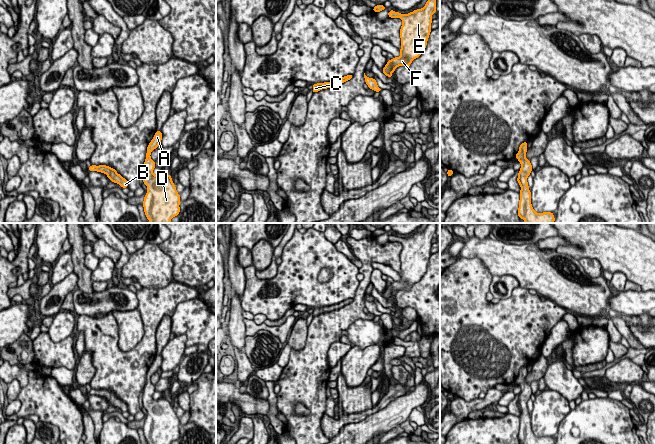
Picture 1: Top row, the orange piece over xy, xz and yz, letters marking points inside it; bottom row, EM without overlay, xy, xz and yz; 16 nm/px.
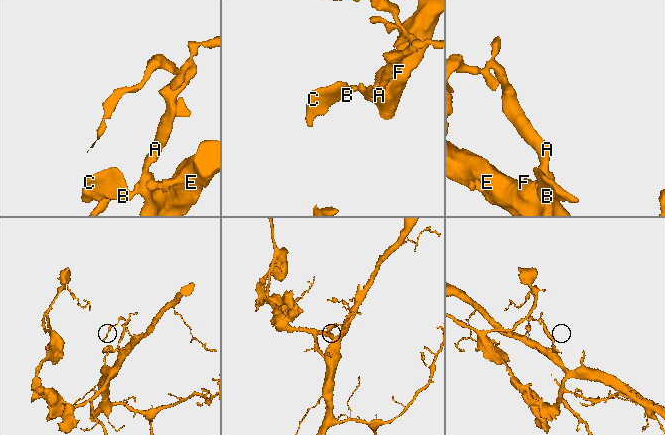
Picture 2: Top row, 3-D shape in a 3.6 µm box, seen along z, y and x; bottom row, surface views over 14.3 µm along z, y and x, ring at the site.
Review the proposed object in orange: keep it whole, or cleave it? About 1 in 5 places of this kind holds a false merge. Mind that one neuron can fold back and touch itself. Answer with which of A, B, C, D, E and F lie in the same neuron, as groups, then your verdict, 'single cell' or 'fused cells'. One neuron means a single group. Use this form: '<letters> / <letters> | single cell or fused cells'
A B C D E F | single cell

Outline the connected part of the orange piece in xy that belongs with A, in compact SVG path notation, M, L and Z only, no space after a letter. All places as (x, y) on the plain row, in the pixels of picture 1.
M156 355L147 371L146 383L143 390L143 407L147 410L143 431L148 444L171 444L180 436L180 418L169 398L155 399L155 385L151 383L151 376L158 372L162 364L162 357Z

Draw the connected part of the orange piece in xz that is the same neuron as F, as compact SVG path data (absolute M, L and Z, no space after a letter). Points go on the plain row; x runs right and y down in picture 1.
M428 223L425 230L408 238L401 238L390 234L390 242L400 242L401 273L400 281L388 284L382 296L388 301L399 290L409 291L412 285L418 282L425 274L431 256L432 239L436 237L436 223Z

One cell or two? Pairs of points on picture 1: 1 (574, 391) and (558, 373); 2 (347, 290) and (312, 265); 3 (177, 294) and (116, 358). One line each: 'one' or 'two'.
1: one
2: one
3: one

